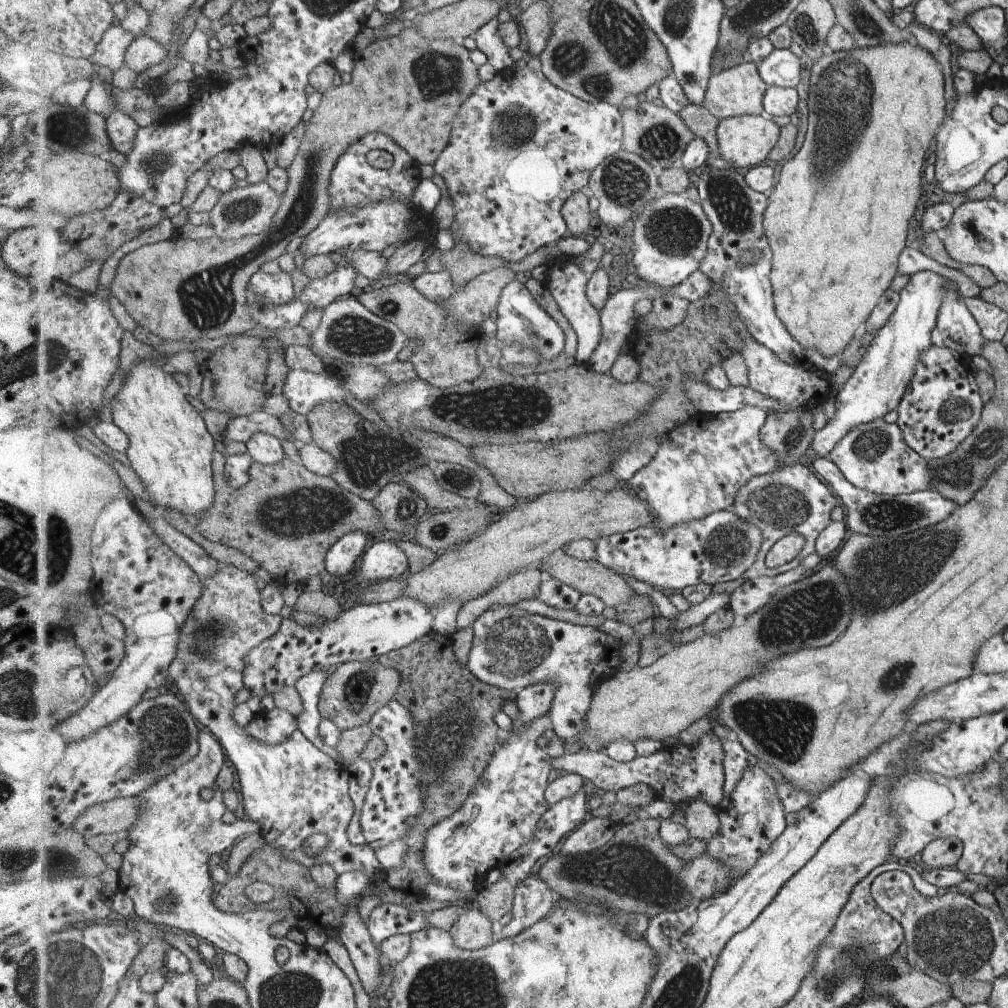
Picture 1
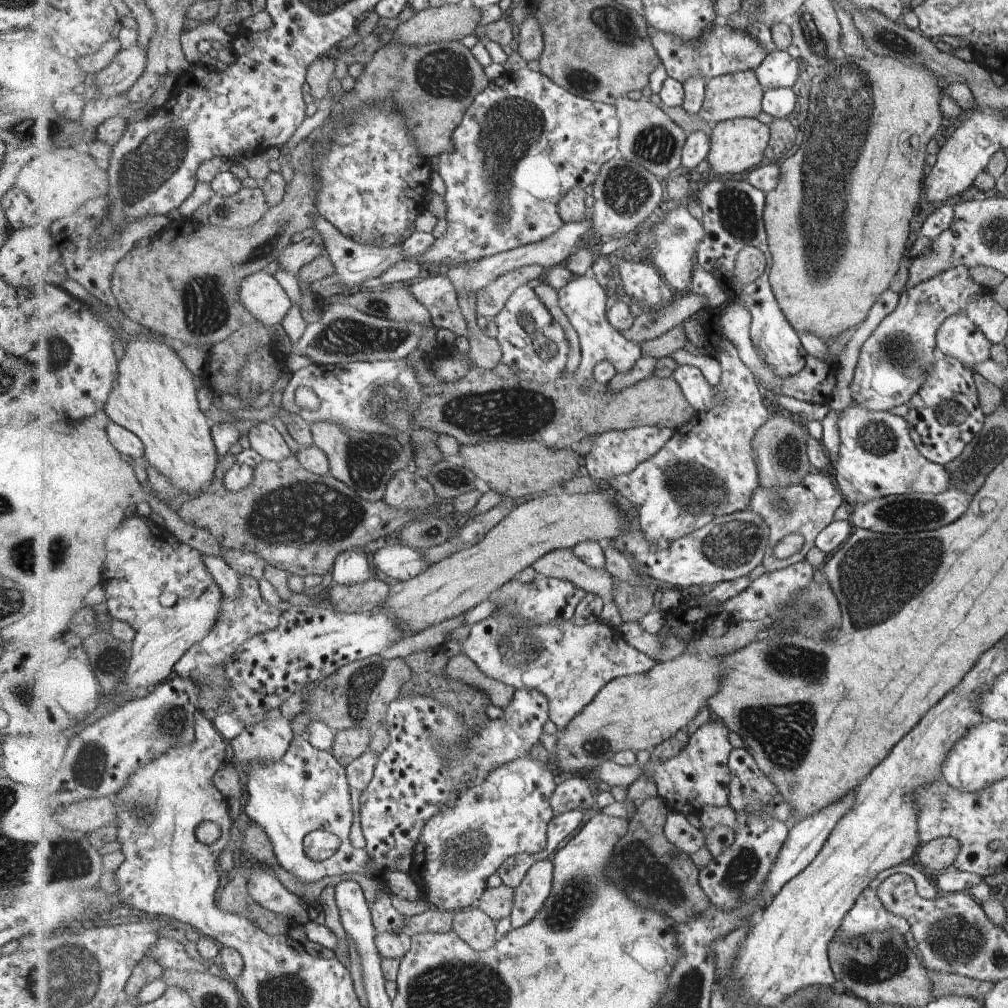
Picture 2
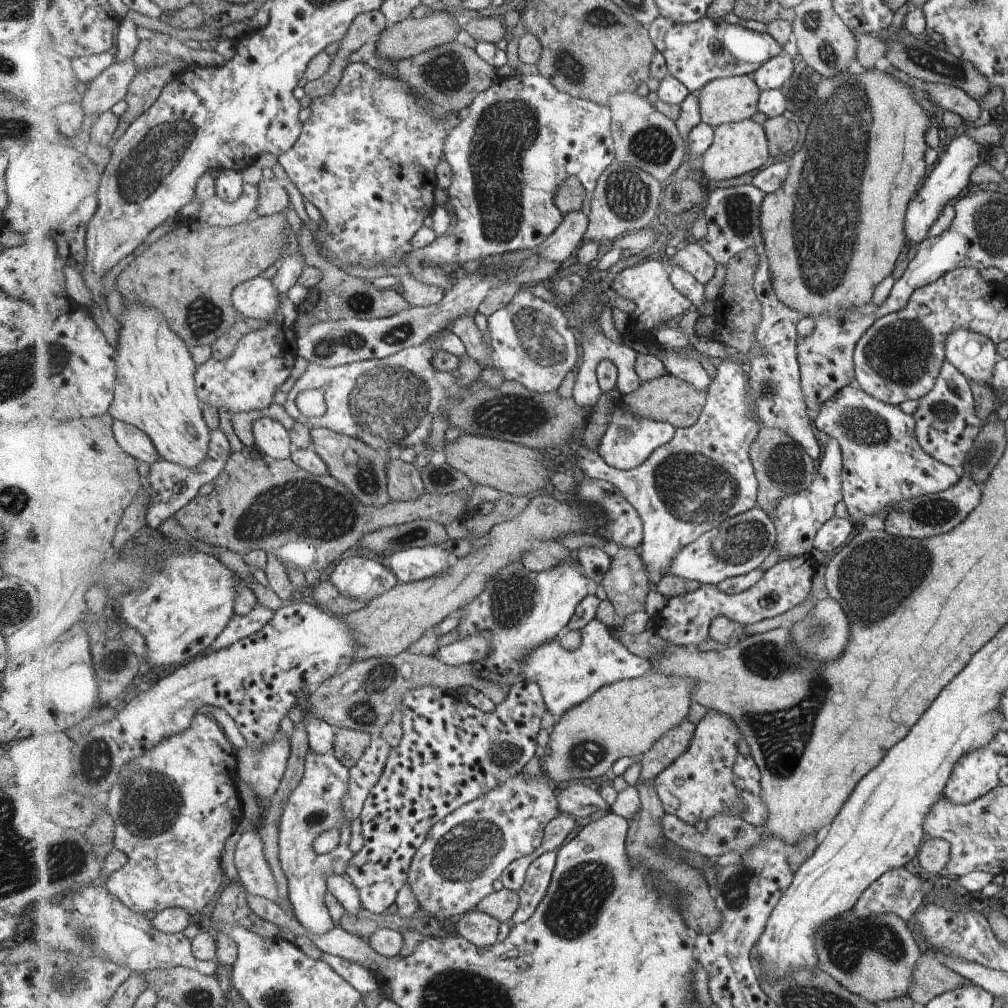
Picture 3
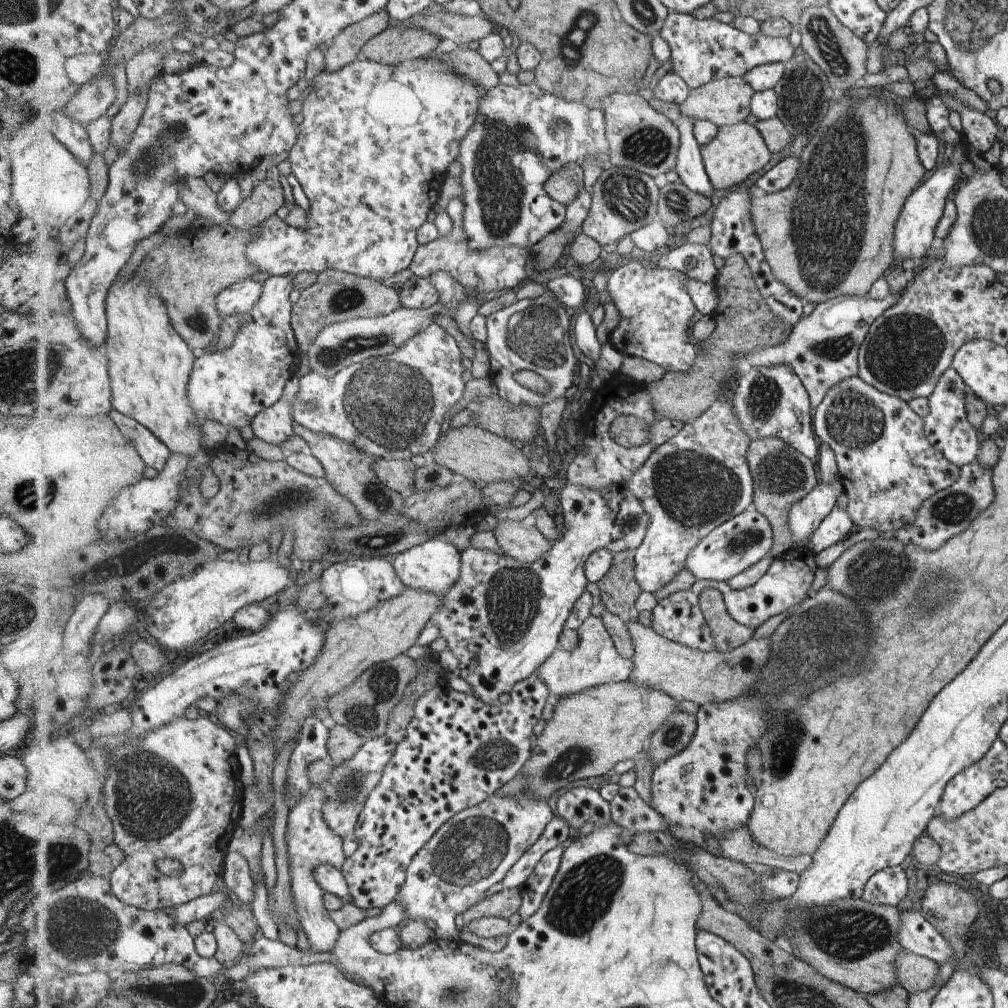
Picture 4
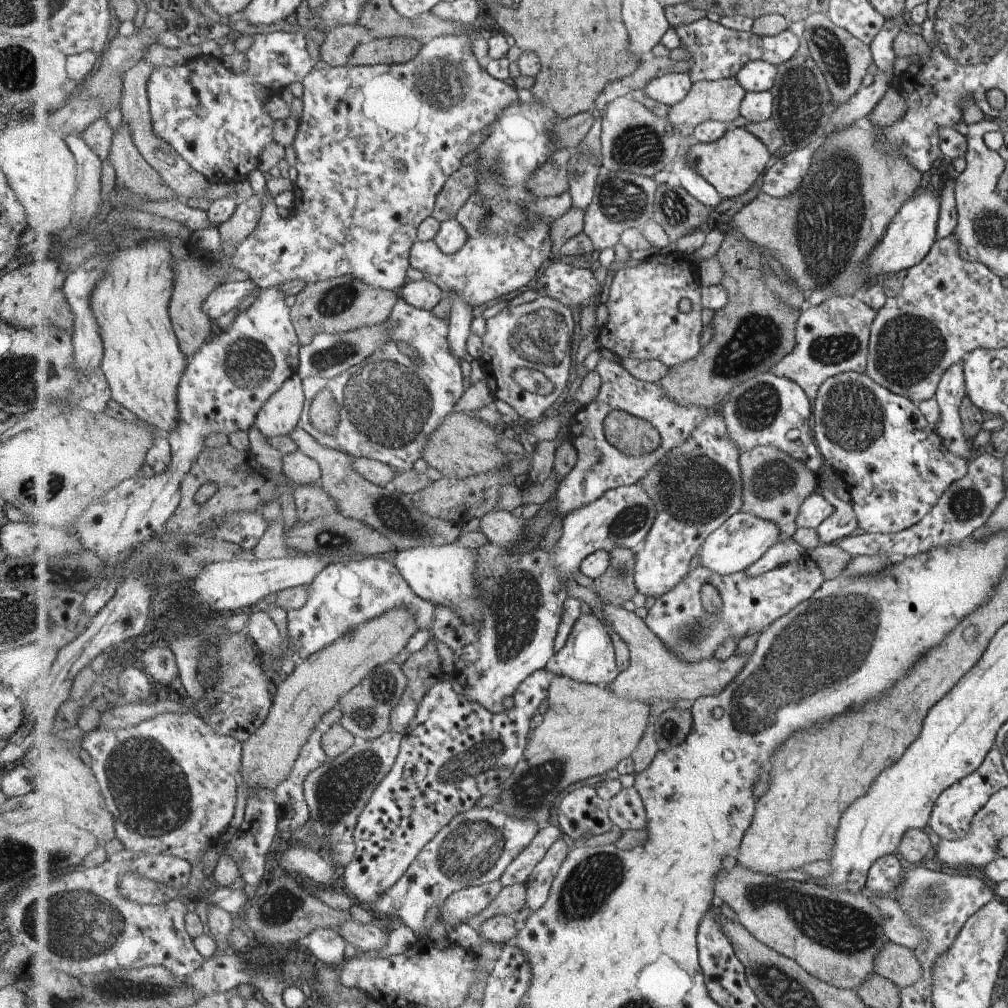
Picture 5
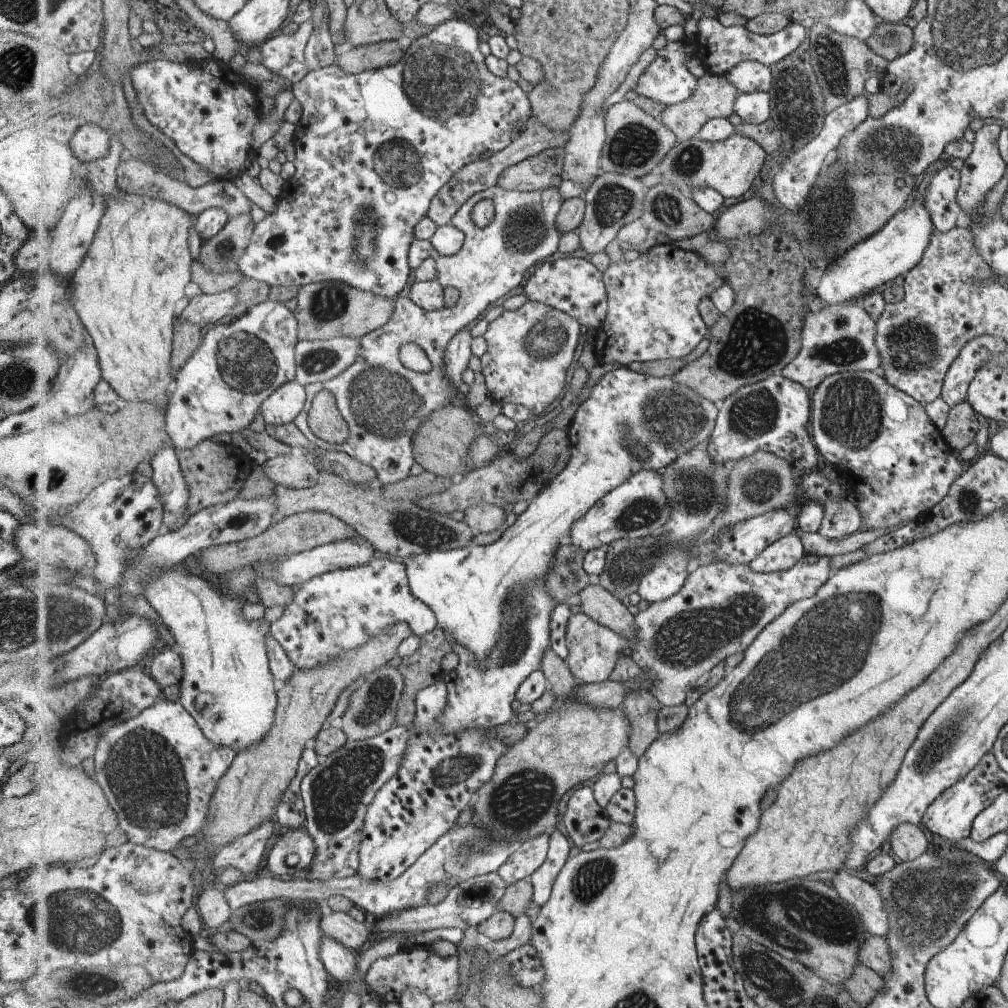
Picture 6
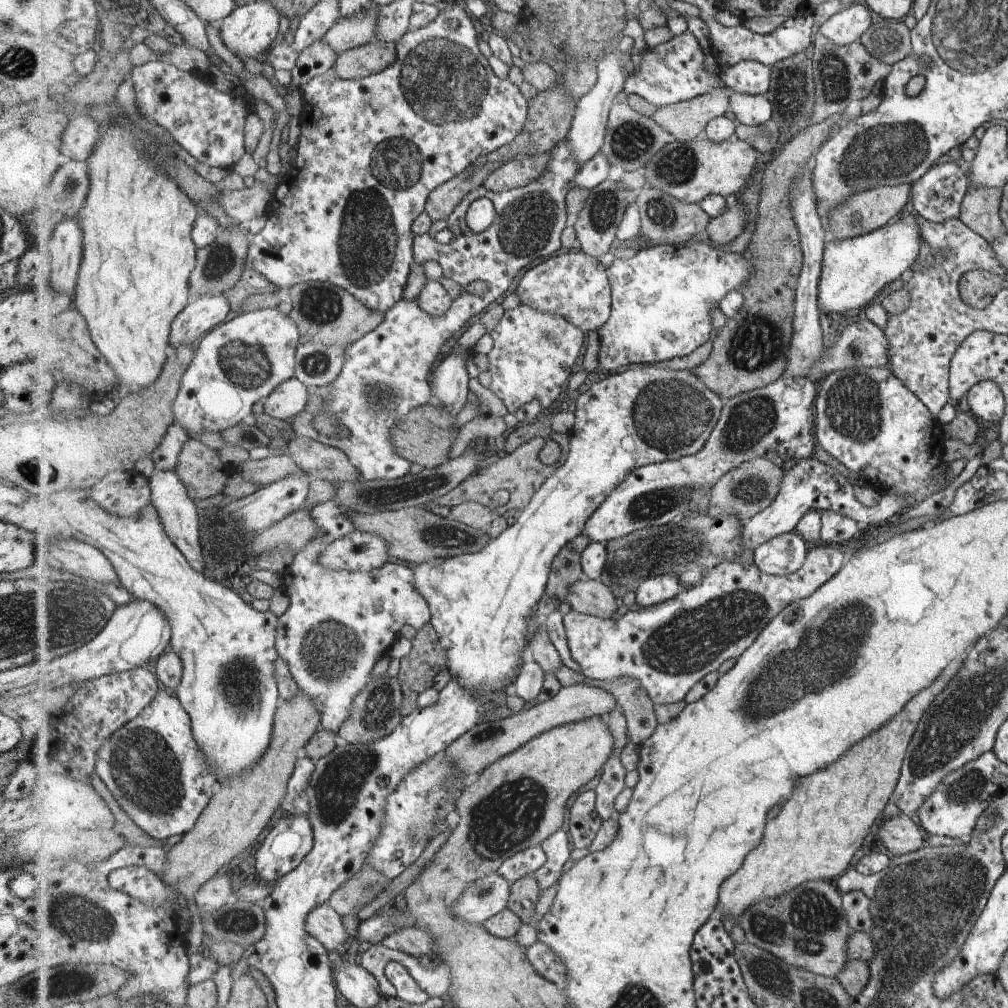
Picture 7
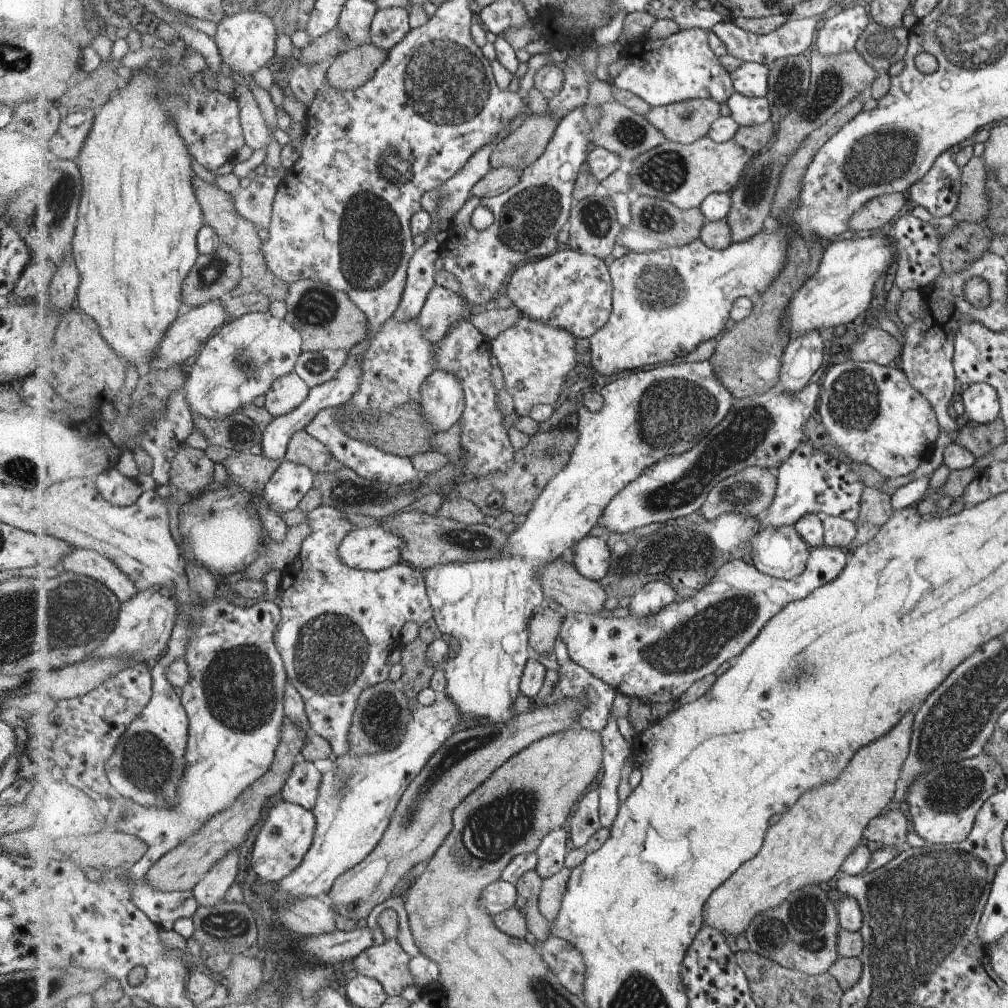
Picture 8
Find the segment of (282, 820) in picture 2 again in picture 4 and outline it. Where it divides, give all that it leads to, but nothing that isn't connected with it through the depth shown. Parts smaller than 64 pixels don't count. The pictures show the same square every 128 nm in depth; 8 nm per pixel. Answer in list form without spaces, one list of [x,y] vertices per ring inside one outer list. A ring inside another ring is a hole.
[[[318,760],[310,766],[311,790],[290,810],[285,833],[286,844],[290,852],[292,891],[304,934],[313,952],[334,953],[333,948],[341,934],[324,905],[325,891],[315,878],[316,868],[323,863],[343,869],[348,858],[344,851],[344,838],[331,830],[324,817],[324,804],[328,801],[328,795],[324,793],[322,786],[334,768],[335,765],[331,760]]]

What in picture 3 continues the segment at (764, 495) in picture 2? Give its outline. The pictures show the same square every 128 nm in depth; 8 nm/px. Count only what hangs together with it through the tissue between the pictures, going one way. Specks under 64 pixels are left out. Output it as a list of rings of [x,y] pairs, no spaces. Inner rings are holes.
[[[831,437],[824,445],[821,460],[817,462],[817,478],[813,481],[808,492],[801,492],[784,498],[771,518],[775,522],[777,530],[777,542],[775,549],[779,550],[781,560],[798,557],[811,552],[818,530],[835,516],[837,504],[845,503],[844,483],[842,472],[844,460],[840,442]]]

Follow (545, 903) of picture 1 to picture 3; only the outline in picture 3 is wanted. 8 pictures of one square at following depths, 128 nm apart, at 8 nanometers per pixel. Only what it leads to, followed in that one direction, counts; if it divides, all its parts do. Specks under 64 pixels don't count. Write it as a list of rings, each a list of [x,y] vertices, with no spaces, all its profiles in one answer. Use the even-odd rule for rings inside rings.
[[[558,851],[543,853],[529,866],[525,884],[520,888],[520,905],[514,914],[515,924],[527,922],[544,900],[552,884]]]

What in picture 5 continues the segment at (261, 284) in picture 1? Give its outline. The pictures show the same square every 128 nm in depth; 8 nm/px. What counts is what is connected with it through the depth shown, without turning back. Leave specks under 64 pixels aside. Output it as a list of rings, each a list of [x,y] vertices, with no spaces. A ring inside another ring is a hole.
[[[253,280],[225,283],[218,286],[204,302],[204,313],[212,320],[221,318],[225,312],[235,310],[251,292],[255,284]]]

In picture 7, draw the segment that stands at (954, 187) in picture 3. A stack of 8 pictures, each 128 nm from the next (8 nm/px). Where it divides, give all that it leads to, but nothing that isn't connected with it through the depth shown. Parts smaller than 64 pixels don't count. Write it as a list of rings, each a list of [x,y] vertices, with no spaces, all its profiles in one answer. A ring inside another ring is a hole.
[[[913,215],[889,222],[880,229],[858,237],[832,240],[826,244],[822,275],[819,281],[818,303],[820,310],[831,319],[844,312],[869,306],[885,284],[903,277],[913,266],[920,246],[919,222]]]

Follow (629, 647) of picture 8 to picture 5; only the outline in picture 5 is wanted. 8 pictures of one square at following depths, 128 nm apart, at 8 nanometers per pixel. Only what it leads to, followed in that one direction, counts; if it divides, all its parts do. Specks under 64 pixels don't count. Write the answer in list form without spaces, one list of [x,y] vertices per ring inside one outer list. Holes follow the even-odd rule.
[[[808,554],[759,576],[749,576],[745,571],[722,575],[700,564],[679,586],[650,601],[643,622],[679,659],[698,663],[715,658],[716,652],[729,639],[739,641],[745,636],[760,634],[778,618],[810,599],[825,581],[823,570]],[[705,585],[713,585],[720,592],[722,607],[719,616],[704,607],[702,588]],[[594,612],[582,614],[575,623],[566,645],[549,661],[551,674],[565,675],[582,683],[593,683],[604,688],[621,672],[616,660],[616,647],[605,622]]]

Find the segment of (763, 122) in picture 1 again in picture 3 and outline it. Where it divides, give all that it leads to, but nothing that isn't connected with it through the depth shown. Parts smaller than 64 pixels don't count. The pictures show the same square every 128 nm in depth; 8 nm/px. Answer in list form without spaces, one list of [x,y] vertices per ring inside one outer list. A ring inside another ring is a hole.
[[[748,119],[736,123],[723,123],[714,129],[715,136],[711,148],[704,154],[704,174],[713,182],[729,180],[743,176],[747,172],[759,170],[769,160],[770,144],[768,134],[763,124],[757,124],[755,120]]]

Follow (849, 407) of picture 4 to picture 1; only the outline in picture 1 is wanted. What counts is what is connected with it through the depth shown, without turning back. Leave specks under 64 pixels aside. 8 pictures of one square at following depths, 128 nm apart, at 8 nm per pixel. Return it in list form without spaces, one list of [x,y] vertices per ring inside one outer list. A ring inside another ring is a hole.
[[[883,417],[851,429],[829,458],[857,488],[880,495],[929,491],[934,486],[928,462],[904,441],[900,427],[885,422]]]

